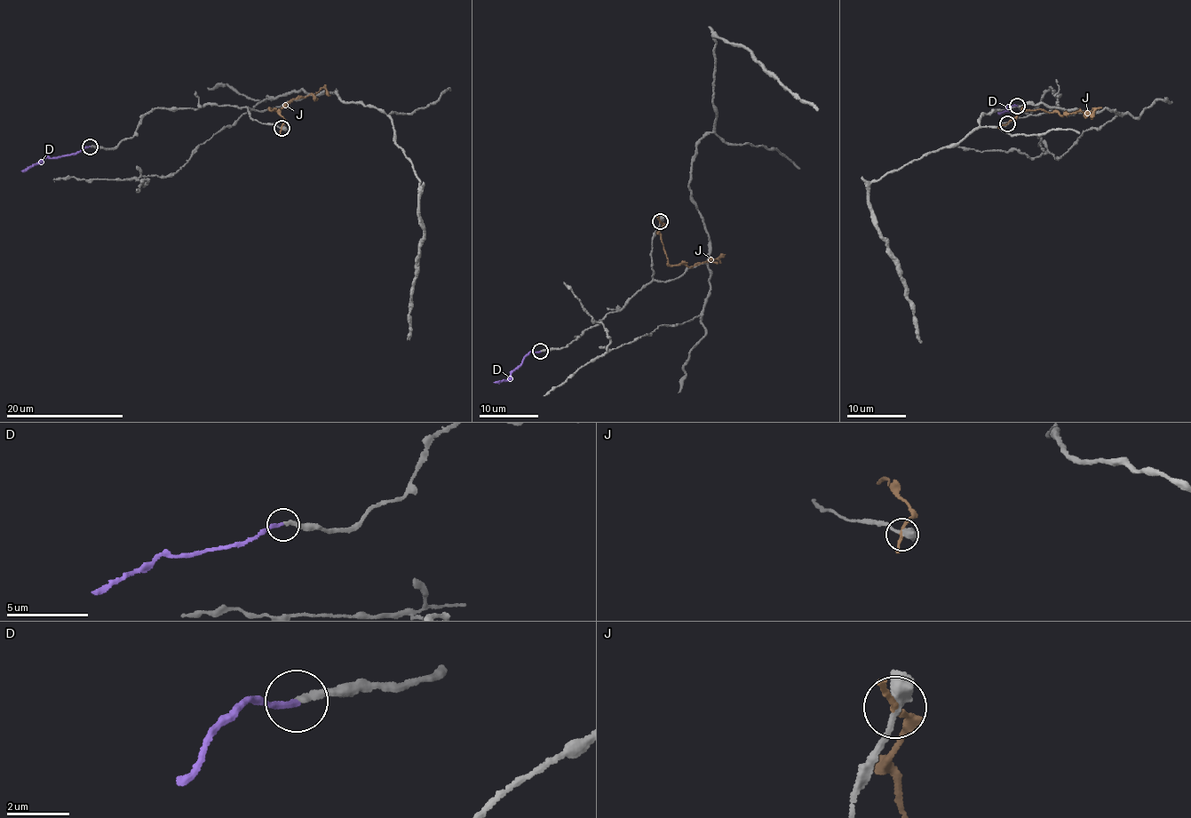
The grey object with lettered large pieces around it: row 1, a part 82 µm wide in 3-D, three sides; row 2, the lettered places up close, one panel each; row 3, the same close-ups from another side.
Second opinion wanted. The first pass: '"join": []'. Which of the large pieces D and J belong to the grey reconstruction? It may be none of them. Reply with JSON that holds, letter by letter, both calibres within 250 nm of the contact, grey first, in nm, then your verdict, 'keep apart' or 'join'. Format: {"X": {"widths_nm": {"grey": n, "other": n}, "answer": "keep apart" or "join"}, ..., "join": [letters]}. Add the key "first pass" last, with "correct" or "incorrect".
{"D": {"widths_nm": {"grey": 190, "other": 220}, "answer": "join"}, "J": {"widths_nm": {"grey": 550, "other": 160}, "answer": "keep apart"}, "join": ["D"], "first pass": "incorrect"}

